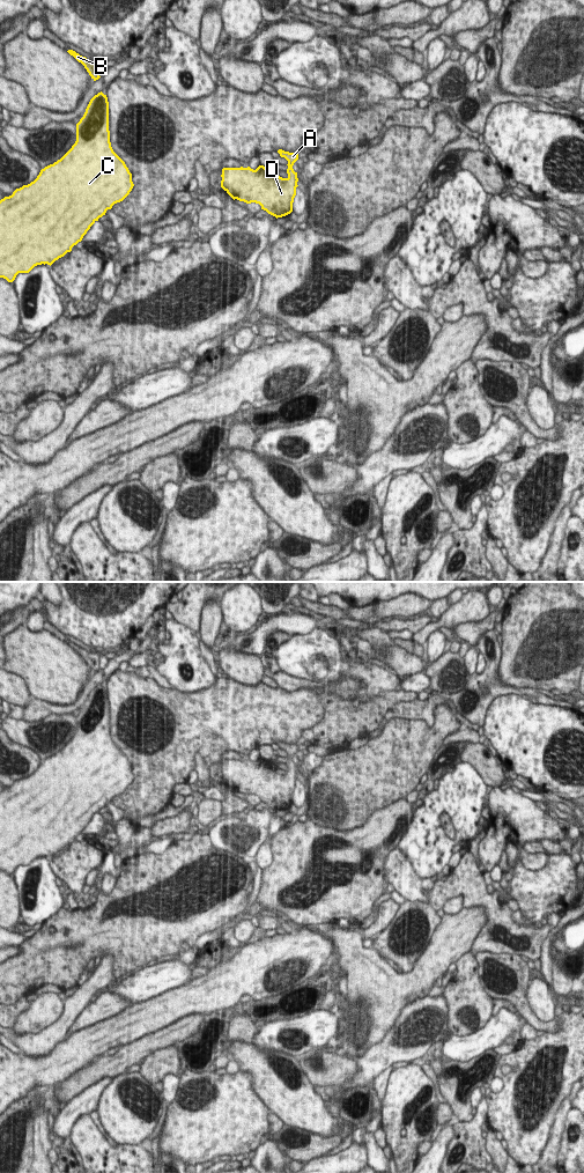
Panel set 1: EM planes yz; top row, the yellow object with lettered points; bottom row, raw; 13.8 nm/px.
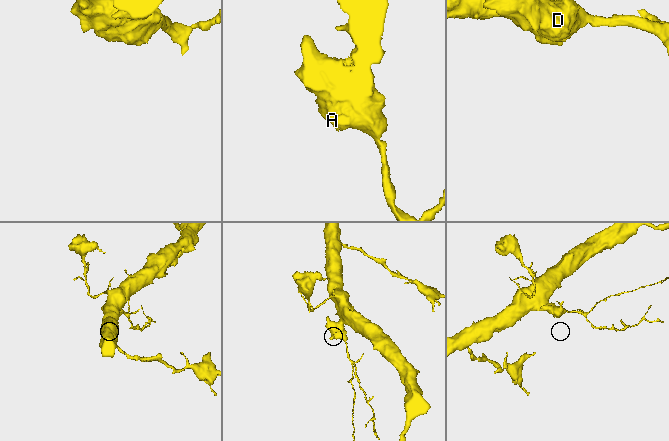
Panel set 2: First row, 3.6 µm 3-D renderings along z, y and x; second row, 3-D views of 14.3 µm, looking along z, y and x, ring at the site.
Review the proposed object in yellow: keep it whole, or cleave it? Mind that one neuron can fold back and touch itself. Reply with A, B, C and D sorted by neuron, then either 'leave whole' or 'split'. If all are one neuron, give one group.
groups A B C D; leave whole

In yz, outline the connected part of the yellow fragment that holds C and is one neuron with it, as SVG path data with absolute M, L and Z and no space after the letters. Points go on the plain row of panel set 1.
M101 684L90 692L83 709L76 716L76 733L72 740L60 752L42 761L34 774L0 792L0 870L13 875L19 865L29 865L37 857L51 858L71 844L90 819L114 796L123 794L133 779L132 766L111 739L109 694Z

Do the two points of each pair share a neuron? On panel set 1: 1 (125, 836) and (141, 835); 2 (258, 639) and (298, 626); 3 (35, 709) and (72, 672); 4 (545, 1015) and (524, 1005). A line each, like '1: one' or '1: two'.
1: one
2: one
3: two
4: two

